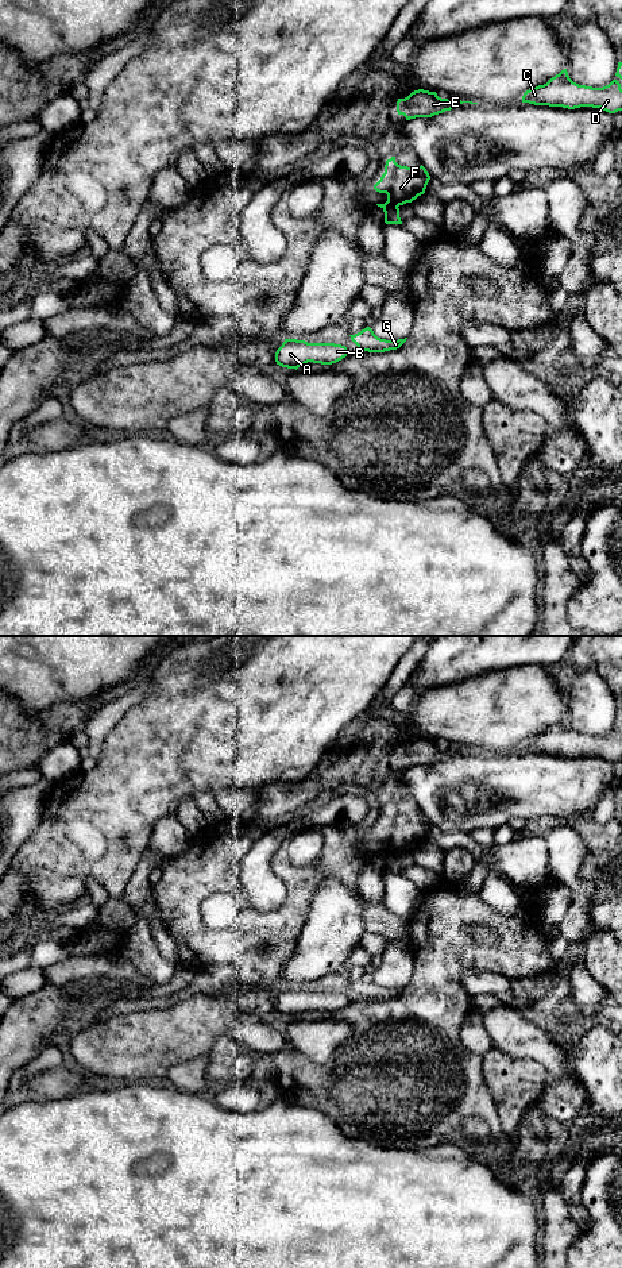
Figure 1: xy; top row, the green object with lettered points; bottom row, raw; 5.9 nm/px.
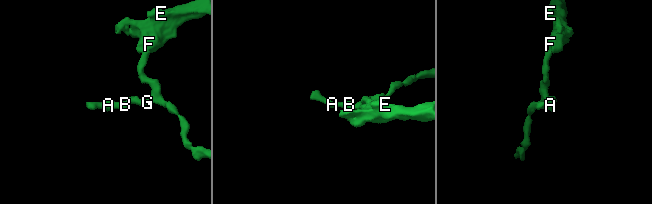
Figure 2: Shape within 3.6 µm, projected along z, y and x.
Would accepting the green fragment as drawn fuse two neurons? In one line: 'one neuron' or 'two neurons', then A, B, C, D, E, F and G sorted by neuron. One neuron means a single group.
two neurons | A B G / C D E F

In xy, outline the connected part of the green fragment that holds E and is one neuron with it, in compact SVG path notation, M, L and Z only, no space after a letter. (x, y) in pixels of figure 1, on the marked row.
M418 89L405 99L398 99L397 112L398 115L403 115L406 120L416 117L432 117L445 111L451 111L453 107L463 103L478 104L472 101L441 99L436 92Z

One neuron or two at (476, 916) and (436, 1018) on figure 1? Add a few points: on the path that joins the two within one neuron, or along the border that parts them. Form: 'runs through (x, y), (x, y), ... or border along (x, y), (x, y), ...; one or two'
runs through (448, 933), (443, 939), (436, 990); one

